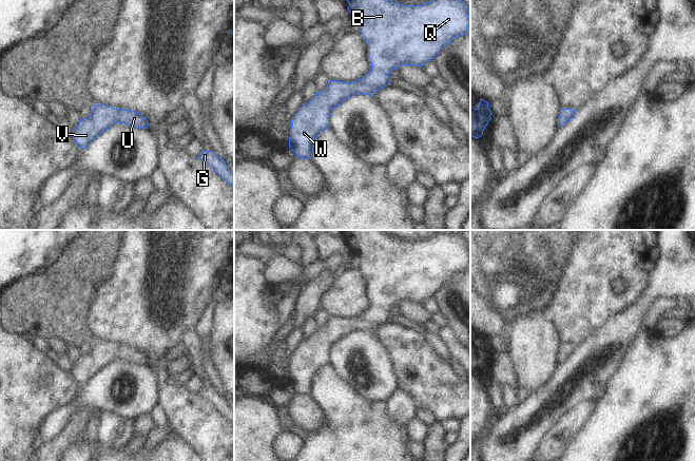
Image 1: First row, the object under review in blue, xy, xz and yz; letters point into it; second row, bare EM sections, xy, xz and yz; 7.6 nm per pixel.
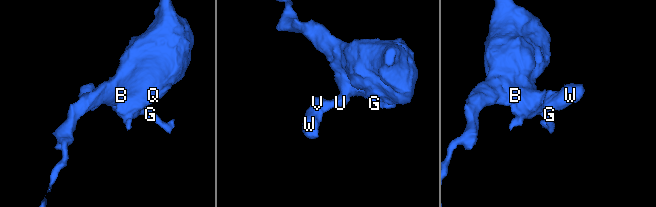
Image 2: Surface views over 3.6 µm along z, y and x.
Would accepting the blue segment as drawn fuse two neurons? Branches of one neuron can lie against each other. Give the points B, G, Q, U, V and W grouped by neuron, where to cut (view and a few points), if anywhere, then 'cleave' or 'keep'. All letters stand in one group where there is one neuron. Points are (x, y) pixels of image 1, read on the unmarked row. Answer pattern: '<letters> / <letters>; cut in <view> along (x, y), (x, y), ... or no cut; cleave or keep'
B G Q U V W; no cut; keep

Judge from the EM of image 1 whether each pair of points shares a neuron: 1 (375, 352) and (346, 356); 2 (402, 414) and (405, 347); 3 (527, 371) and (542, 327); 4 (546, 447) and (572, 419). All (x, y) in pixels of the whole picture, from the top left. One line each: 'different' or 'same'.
1: same
2: different
3: same
4: same

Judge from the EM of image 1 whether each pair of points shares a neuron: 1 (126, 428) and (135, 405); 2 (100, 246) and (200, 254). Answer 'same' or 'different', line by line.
1: different
2: different

